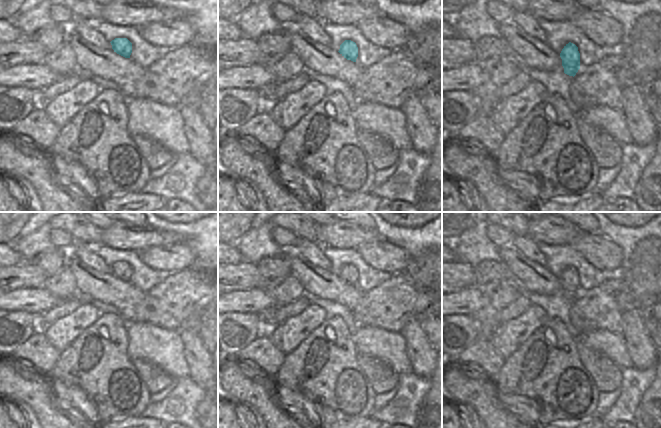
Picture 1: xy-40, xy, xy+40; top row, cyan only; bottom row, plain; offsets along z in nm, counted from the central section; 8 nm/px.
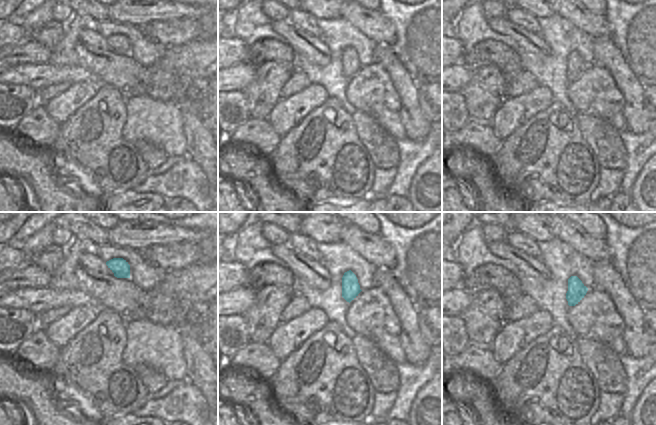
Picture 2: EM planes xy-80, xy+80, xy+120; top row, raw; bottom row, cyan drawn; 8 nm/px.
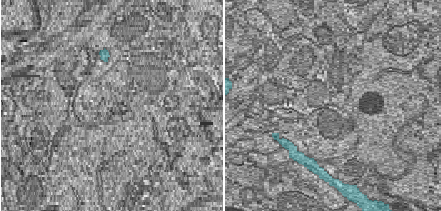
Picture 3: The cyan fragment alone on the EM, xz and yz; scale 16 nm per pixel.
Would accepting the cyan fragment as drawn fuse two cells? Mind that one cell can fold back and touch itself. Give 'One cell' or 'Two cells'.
One cell.

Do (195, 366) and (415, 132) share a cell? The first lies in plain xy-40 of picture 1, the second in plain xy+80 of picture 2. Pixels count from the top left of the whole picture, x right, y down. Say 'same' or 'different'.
same

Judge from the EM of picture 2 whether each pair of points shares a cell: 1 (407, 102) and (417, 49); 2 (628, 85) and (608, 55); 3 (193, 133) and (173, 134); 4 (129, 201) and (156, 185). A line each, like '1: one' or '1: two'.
1: two
2: one
3: two
4: two

